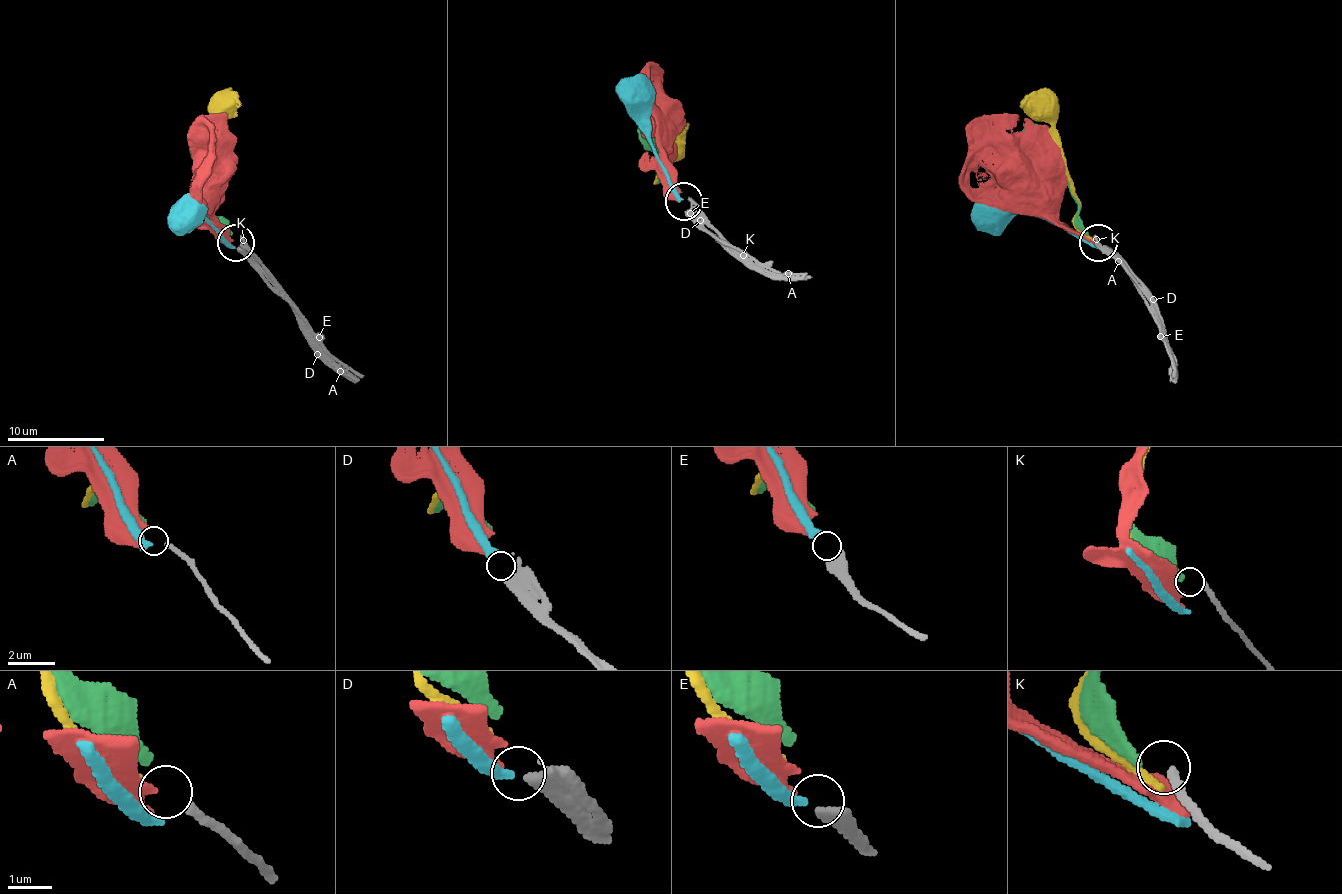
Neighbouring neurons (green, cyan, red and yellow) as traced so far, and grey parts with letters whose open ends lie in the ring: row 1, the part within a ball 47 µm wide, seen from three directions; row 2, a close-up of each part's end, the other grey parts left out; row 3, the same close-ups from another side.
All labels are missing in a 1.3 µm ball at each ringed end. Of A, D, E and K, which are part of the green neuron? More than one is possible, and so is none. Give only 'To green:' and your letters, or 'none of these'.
To green: K

